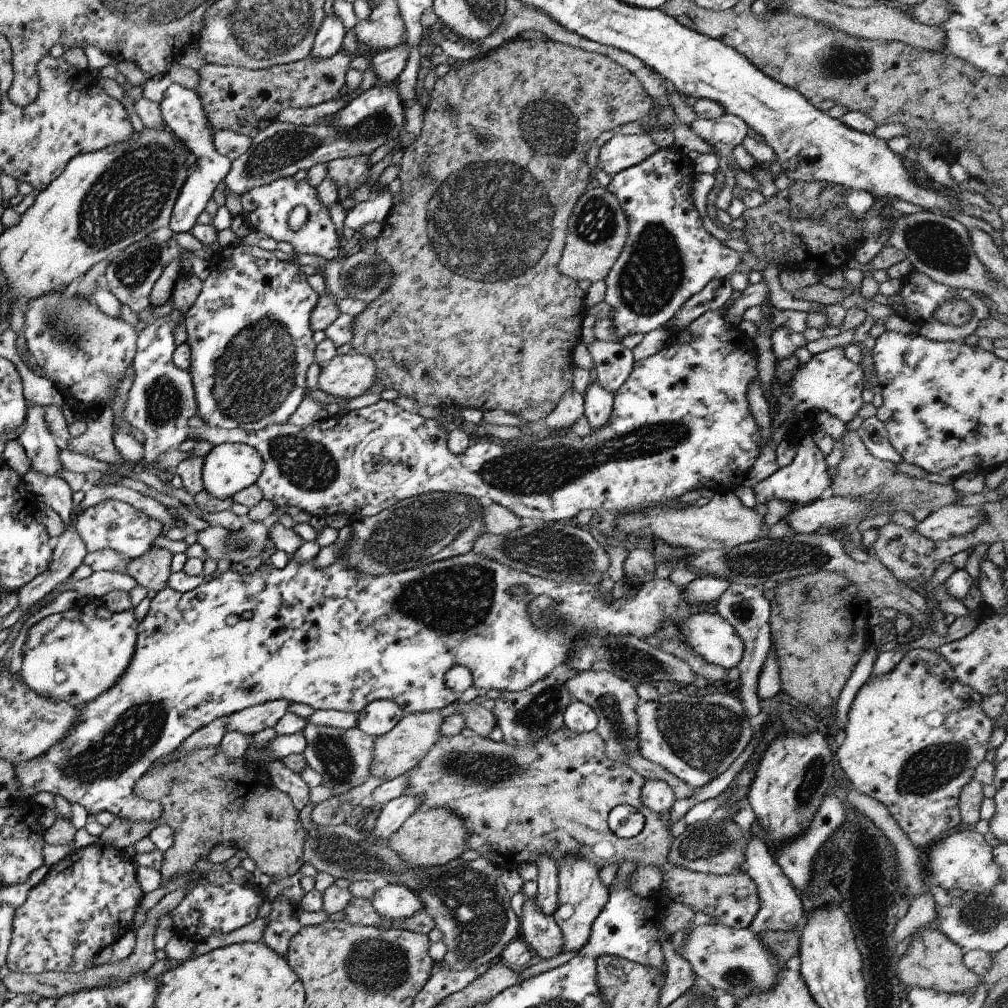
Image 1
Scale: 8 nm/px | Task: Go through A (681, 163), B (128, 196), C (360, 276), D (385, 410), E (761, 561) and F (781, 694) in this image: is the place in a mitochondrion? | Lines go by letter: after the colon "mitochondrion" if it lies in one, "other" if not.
A: other
B: mitochondrion
C: mitochondrion
D: other
E: mitochondrion
F: other

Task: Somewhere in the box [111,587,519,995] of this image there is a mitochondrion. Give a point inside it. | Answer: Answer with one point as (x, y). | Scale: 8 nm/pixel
(472, 898)

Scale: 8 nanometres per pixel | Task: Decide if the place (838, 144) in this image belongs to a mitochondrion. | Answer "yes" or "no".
no

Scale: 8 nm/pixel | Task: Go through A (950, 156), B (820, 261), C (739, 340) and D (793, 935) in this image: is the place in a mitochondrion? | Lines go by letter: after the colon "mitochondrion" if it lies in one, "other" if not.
A: other
B: other
C: other
D: other

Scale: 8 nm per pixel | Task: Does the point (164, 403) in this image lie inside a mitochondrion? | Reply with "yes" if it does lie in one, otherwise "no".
yes

